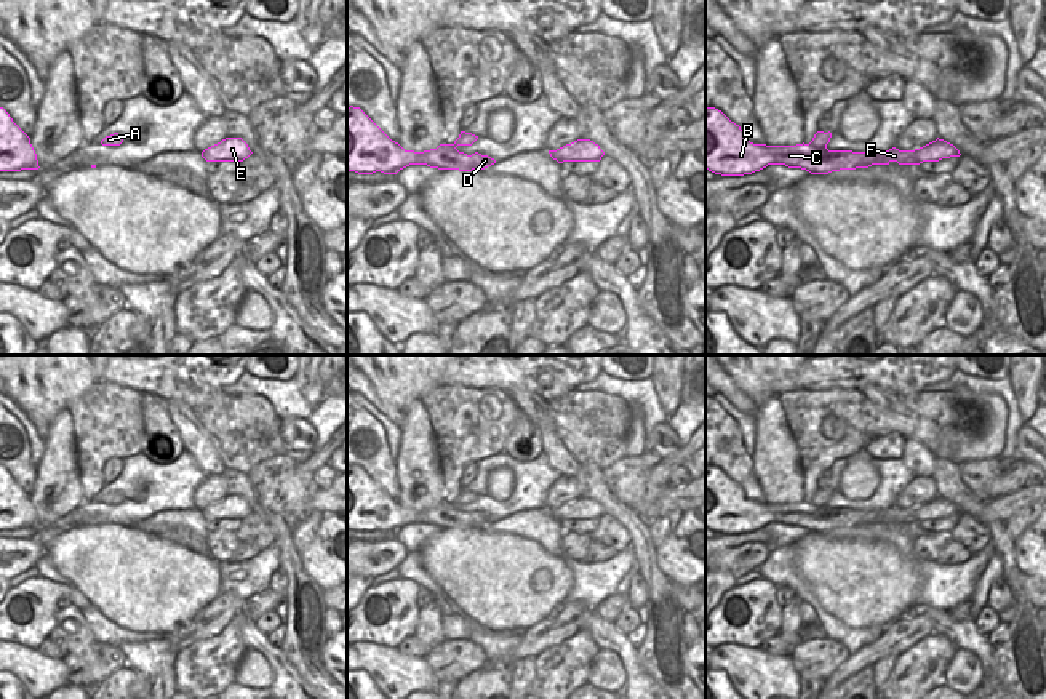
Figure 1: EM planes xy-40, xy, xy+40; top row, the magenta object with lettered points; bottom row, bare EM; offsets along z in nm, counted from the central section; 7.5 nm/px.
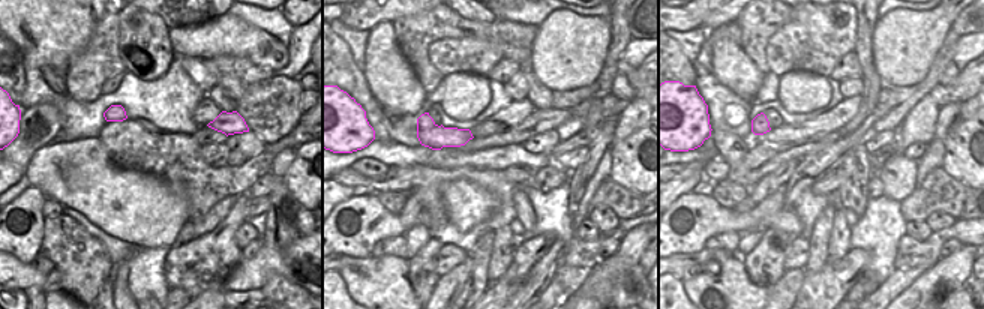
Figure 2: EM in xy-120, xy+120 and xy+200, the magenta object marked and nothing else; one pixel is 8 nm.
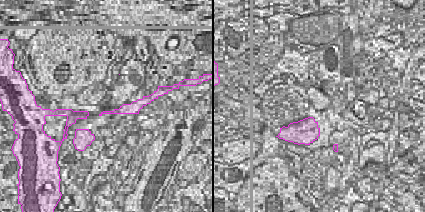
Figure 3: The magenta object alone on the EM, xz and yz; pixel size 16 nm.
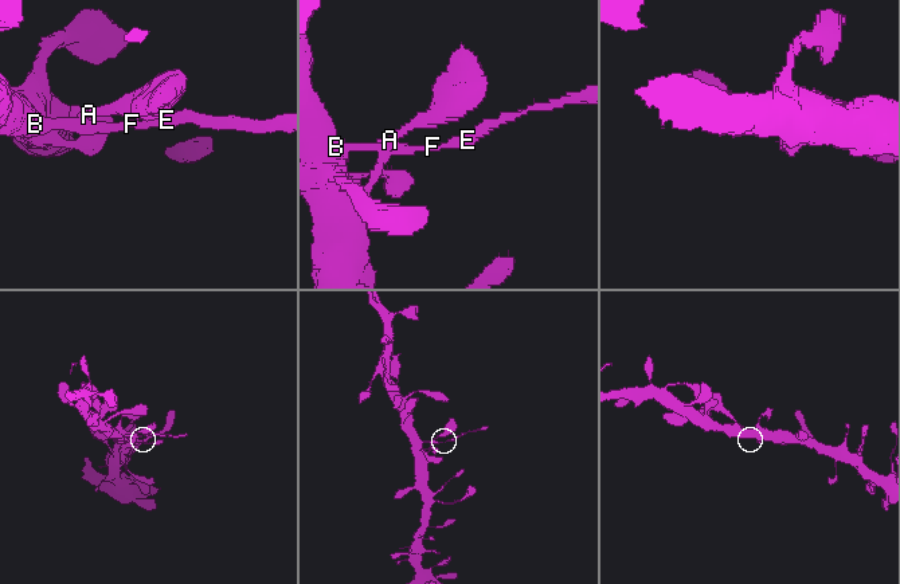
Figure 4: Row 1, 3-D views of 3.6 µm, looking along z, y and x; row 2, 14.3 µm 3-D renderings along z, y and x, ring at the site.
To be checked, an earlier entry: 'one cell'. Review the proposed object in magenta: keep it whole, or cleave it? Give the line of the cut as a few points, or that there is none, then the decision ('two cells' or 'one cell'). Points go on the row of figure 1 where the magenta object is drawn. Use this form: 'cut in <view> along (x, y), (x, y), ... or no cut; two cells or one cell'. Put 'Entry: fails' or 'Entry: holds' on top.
Entry: fails
cut in xy+40 along (914, 151), (918, 163); two cells

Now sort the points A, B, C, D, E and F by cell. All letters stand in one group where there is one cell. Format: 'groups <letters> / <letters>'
groups A B C D F / E

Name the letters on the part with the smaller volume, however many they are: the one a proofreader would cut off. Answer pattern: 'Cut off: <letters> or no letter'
Cut off: E

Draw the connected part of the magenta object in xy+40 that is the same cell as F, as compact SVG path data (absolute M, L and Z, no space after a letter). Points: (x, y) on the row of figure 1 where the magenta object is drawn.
M705 107L705 168L721 176L744 176L766 168L768 165L785 165L801 168L811 174L828 174L840 170L868 168L872 165L918 165L915 150L899 150L896 147L880 152L828 150L832 133L817 131L809 144L766 146L753 144L745 138L739 125L731 122L721 110Z

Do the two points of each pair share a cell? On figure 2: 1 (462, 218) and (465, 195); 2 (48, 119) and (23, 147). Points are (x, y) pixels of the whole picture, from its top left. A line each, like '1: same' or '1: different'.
1: same
2: same

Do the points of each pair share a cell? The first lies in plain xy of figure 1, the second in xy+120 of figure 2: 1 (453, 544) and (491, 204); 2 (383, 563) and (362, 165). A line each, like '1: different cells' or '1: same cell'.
1: same cell
2: same cell

